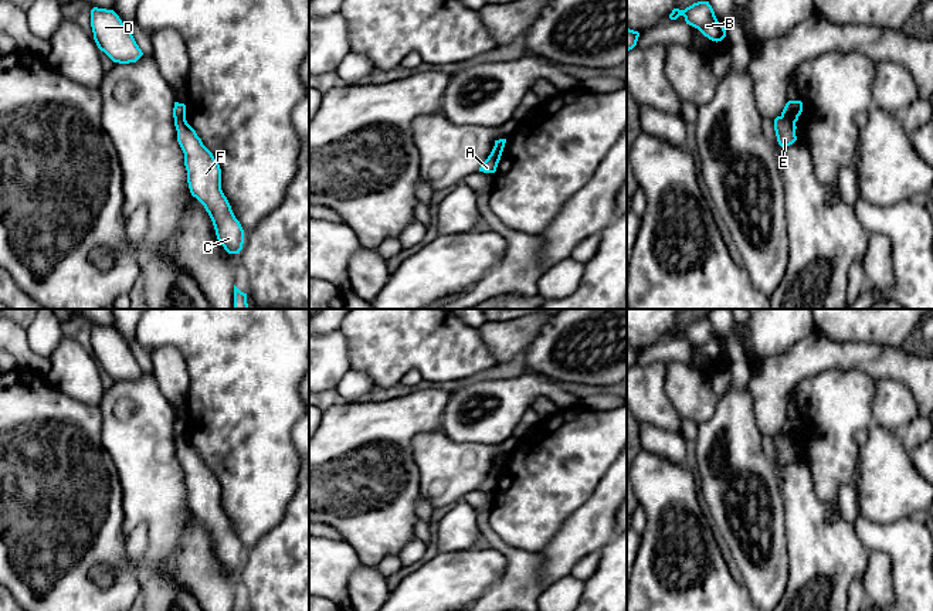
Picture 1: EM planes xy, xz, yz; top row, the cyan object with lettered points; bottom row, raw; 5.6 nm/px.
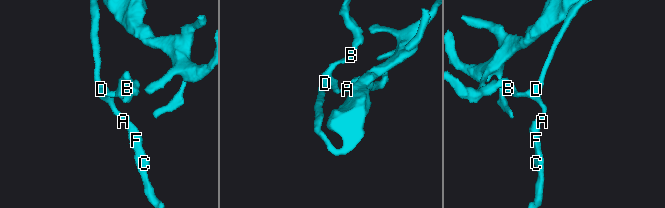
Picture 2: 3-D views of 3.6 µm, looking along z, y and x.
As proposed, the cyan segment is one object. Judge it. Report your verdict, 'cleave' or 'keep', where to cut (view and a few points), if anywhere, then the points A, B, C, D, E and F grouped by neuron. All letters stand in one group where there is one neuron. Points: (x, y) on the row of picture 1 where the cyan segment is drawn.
cleave; cut in yz along (781, 115), (794, 124); A B D / C E F

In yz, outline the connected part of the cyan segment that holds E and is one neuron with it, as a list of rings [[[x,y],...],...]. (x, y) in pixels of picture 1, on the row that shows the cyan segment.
[[[777,116],[774,119],[774,130],[777,142],[781,147],[787,147],[797,140],[795,129],[797,129],[795,123],[783,116]]]

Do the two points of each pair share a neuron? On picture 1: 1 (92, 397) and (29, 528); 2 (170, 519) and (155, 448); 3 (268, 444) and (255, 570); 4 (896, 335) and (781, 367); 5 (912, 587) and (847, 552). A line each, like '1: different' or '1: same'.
1: different
2: same
3: different
4: different
5: different

